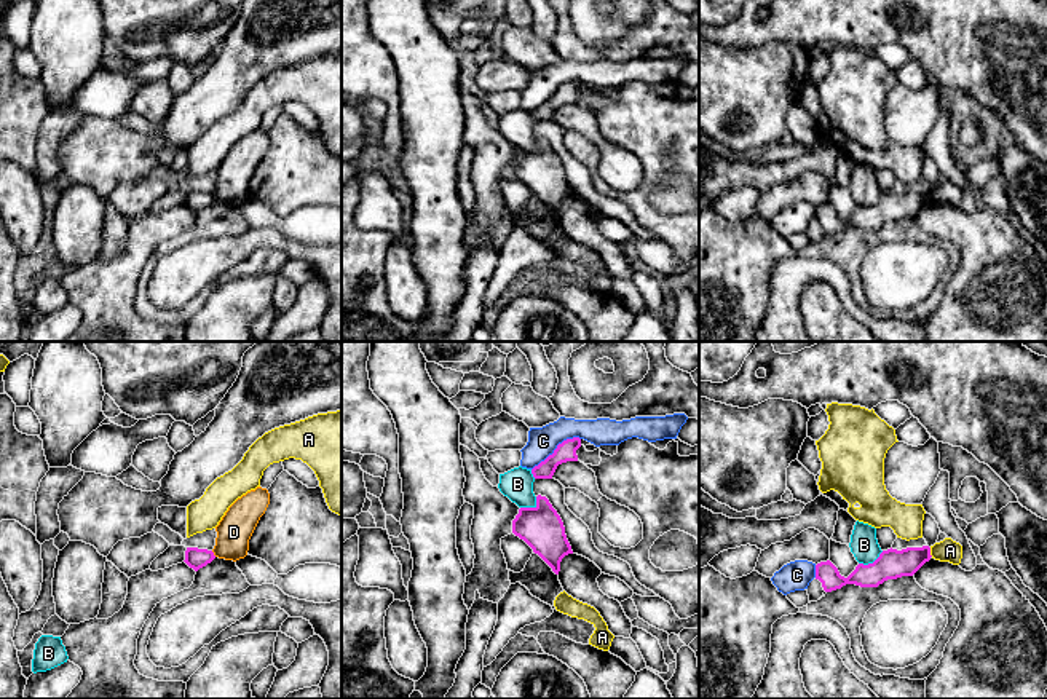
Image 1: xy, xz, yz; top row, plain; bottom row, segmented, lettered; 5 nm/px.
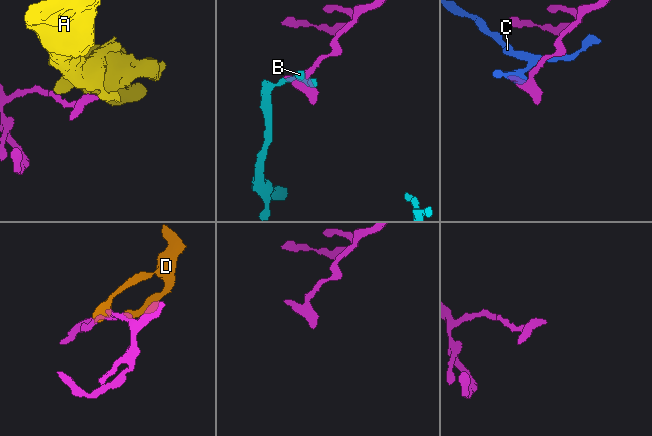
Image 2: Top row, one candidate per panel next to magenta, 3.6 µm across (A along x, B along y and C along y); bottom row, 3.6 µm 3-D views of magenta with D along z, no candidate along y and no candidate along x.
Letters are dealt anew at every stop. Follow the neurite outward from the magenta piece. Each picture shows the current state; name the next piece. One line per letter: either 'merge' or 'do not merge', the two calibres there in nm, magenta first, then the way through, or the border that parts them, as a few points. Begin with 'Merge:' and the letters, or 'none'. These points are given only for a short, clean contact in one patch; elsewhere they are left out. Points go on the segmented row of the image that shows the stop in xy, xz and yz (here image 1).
Merge: none
A: do not merge | 150/110 nm | along yz (929, 548), (932, 556)
B: do not merge | 220/160 nm
C: do not merge | 100/140 nm
D: do not merge | 100/180 nm | along xy (211, 551), (216, 556)

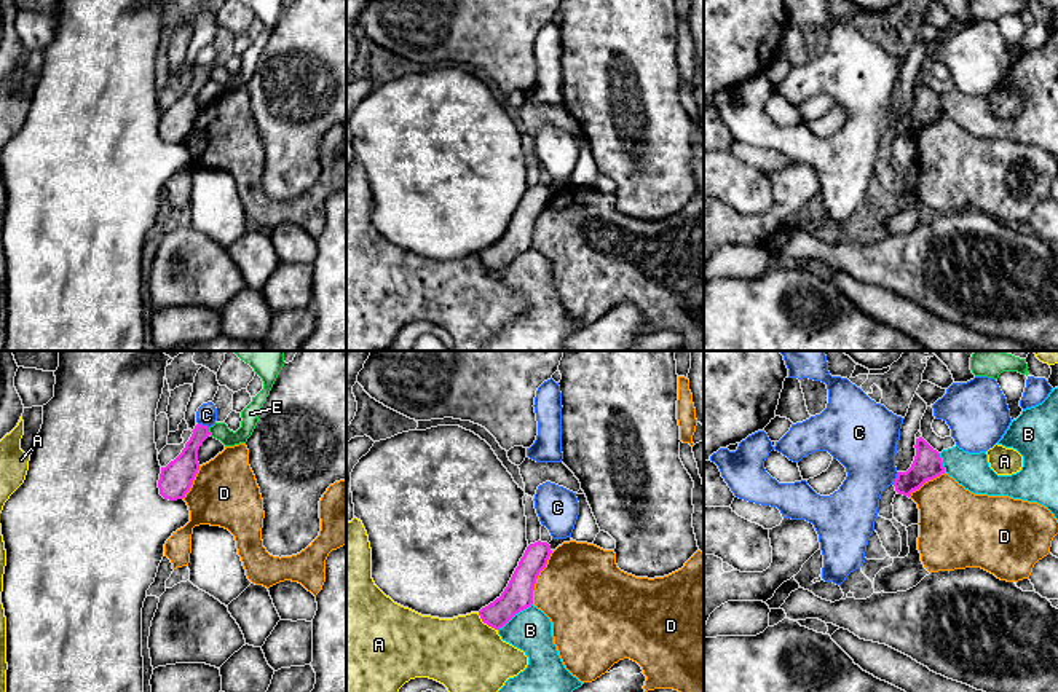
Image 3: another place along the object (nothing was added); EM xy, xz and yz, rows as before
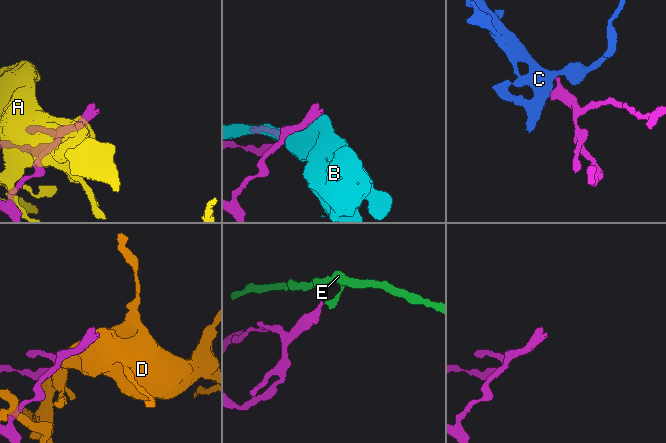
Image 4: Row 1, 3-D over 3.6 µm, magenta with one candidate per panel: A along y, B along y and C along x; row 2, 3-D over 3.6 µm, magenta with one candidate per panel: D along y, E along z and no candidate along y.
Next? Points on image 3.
Merge: none
A: do not merge | 150/380 nm
B: do not merge | 150/220 nm
C: do not merge | 150/320 nm
D: do not merge | 150/440 nm
E: do not merge | 150/90 nm | along xy (208, 428), (211, 434)

